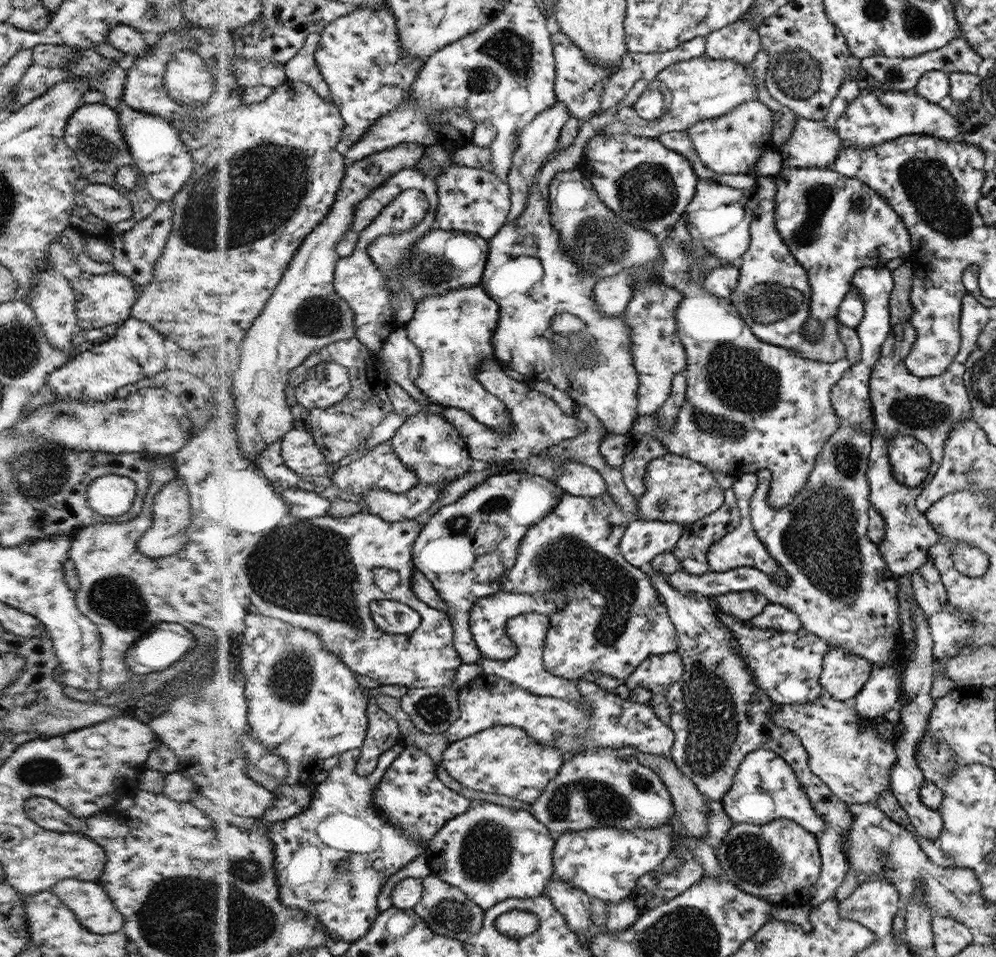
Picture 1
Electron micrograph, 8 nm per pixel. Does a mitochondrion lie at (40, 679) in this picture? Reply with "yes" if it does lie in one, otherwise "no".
no

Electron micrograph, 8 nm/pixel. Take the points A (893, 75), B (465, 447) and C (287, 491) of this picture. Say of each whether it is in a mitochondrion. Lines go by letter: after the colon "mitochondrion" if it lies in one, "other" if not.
A: other
B: other
C: other

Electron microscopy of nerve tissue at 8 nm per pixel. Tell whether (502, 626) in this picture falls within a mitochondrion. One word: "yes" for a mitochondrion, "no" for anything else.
no

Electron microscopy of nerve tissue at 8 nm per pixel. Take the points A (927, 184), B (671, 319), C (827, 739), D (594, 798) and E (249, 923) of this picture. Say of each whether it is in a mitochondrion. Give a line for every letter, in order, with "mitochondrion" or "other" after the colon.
A: mitochondrion
B: other
C: mitochondrion
D: mitochondrion
E: mitochondrion

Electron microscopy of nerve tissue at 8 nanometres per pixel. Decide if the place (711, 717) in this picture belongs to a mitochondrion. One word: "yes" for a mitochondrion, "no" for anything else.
yes

